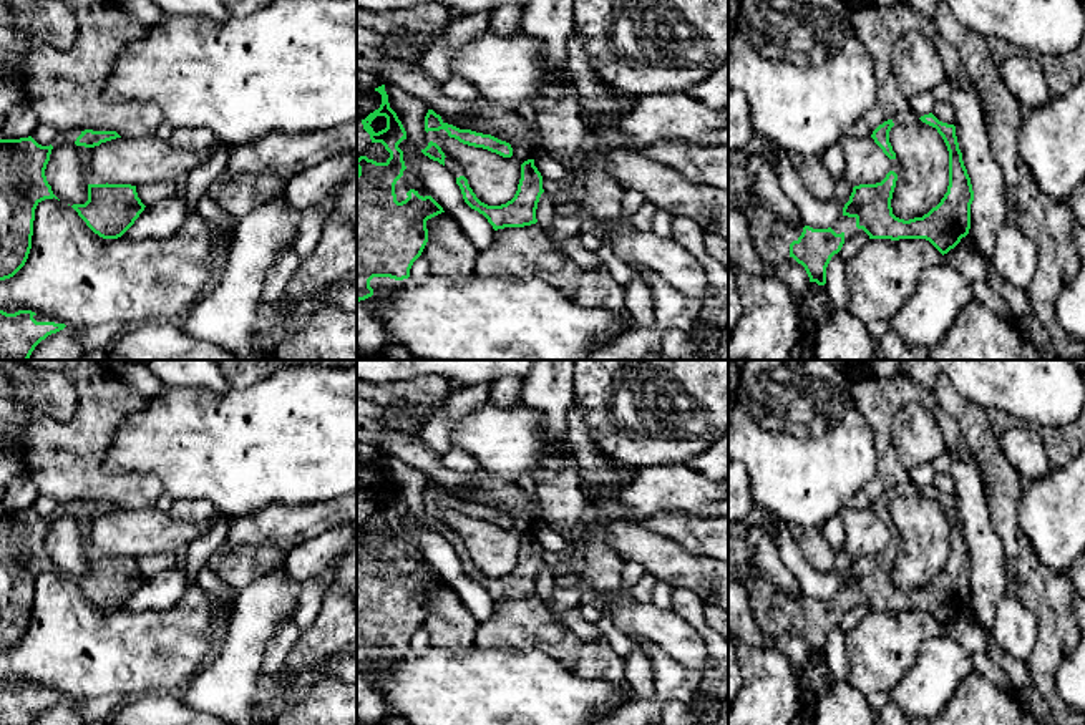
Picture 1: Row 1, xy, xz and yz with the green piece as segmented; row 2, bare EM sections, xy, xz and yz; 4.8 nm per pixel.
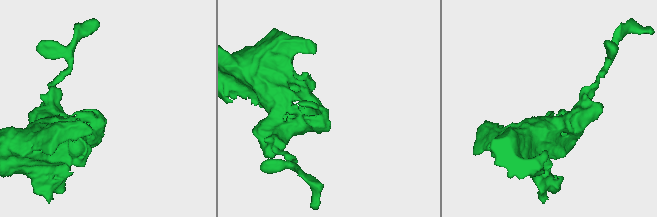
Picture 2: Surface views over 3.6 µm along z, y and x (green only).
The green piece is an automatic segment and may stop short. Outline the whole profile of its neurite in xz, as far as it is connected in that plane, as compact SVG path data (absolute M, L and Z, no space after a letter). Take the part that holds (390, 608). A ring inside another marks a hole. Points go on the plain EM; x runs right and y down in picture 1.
M385 456L375 460L375 463L382 466L382 476L362 491L362 496L372 514L382 514L390 529L385 534L377 534L367 528L357 531L357 674L373 667L370 659L373 649L395 652L410 649L413 634L428 614L426 592L445 584L426 564L420 549L405 538L403 523L398 516L406 511L406 503L390 479ZM377 488L387 489L387 499L378 504L370 498Z

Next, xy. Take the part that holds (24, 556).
M32 508L0 511L0 652L28 630L36 577L58 571L45 547L51 521Z

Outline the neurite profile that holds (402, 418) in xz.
M448 397L440 400L425 415L416 415L406 408L383 406L383 423L393 425L397 430L408 433L420 433L426 421L438 411L441 411L448 403Z

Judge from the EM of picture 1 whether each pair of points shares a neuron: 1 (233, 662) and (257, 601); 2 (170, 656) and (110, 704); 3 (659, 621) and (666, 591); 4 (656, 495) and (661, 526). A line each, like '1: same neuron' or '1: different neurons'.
1: same neuron
2: different neurons
3: different neurons
4: different neurons

